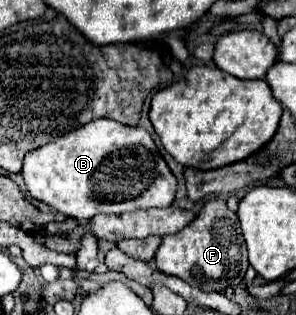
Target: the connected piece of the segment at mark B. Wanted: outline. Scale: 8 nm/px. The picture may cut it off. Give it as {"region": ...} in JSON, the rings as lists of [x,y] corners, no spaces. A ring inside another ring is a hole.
{"region":[[[95,119],[75,131],[65,133],[63,137],[35,149],[25,155],[23,161],[23,179],[33,199],[47,203],[53,211],[59,211],[77,221],[87,221],[97,213],[127,213],[135,209],[151,207],[169,207],[177,193],[177,179],[167,167],[165,159],[155,147],[155,141],[143,127],[123,125],[111,119]]]}

